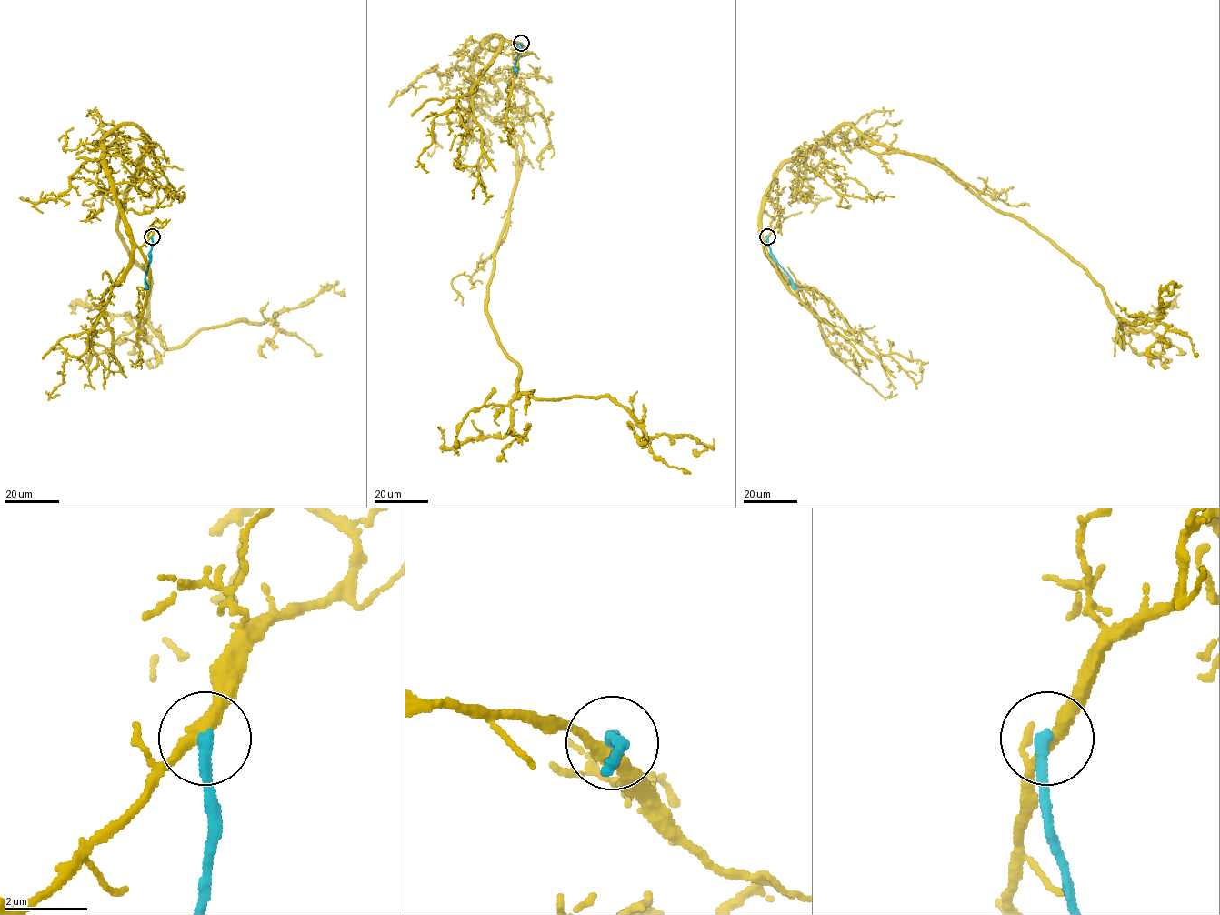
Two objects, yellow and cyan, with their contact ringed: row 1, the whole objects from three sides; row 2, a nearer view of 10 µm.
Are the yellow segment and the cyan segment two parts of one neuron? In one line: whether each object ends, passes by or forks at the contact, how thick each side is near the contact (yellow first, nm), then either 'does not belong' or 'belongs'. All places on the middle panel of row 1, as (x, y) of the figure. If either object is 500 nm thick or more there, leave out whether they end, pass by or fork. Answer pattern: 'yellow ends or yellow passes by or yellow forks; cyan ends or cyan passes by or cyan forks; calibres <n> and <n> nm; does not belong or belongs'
yellow passes by; cyan ends; calibres 300 and 320 nm; does not belong

